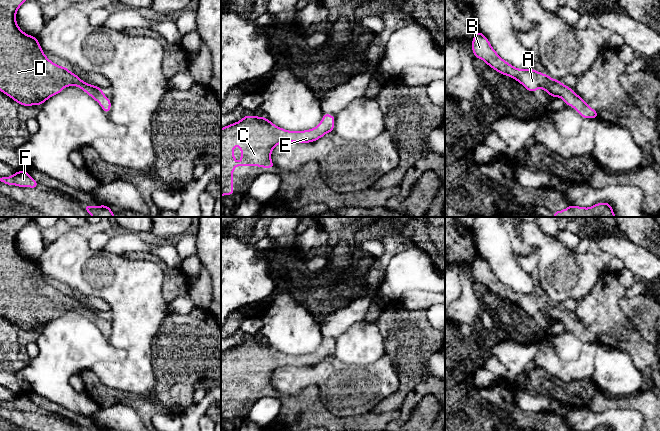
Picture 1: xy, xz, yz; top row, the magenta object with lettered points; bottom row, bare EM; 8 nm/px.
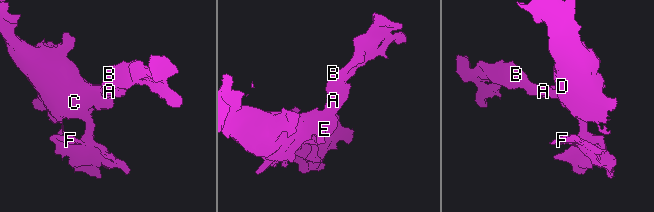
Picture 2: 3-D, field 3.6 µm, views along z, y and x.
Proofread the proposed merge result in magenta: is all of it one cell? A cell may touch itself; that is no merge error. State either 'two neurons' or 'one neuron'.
one neuron

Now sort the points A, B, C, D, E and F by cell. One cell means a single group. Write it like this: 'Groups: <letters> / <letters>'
Groups: A B C D E F

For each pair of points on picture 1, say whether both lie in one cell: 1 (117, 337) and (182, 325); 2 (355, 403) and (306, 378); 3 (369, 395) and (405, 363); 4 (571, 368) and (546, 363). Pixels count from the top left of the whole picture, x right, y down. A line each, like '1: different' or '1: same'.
1: different
2: same
3: different
4: same

